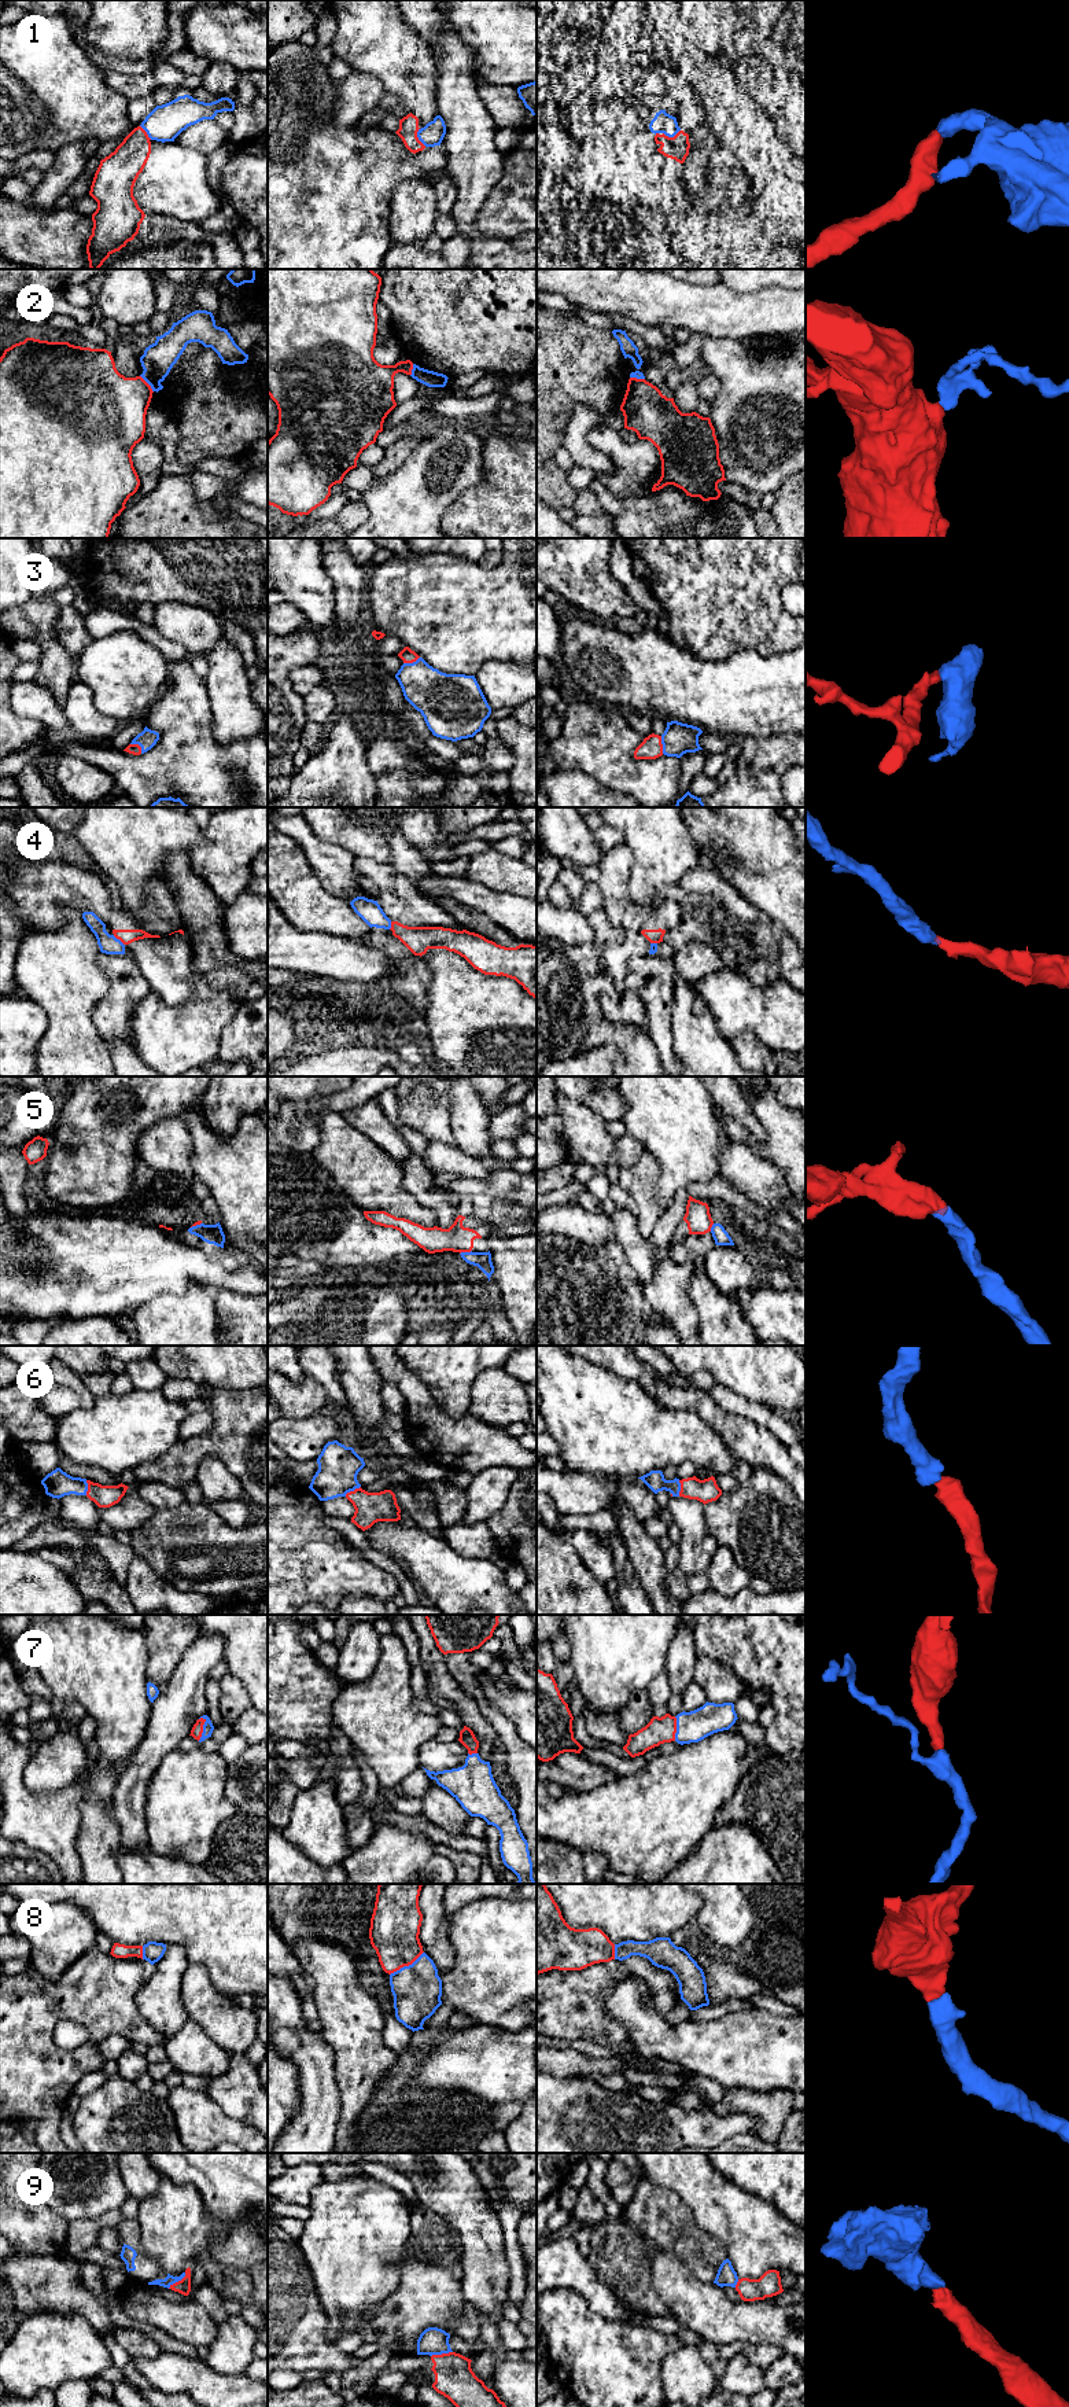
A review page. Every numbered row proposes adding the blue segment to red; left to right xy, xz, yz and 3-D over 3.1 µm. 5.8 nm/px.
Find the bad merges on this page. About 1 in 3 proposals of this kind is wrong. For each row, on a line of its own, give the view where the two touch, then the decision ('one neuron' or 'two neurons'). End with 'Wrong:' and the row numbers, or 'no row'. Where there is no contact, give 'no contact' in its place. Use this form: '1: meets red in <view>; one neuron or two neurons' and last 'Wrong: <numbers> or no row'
1: meets red in xz; one neuron
2: meets red in xy; two neurons
3: meets red in yz; one neuron
4: meets red in xy; two neurons
5: meets red in xz; two neurons
6: meets red in xz; one neuron
7: meets red in xy; one neuron
8: meets red in xz; one neuron
9: meets red in xy; one neuron
Wrong: 2, 4, 5

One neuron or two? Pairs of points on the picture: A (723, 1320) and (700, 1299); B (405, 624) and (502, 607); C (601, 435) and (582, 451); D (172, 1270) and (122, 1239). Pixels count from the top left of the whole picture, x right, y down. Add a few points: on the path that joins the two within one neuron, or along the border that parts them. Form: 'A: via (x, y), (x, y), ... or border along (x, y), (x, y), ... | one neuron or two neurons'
A: via (718, 1314), (706, 1302) | one neuron
B: via (430, 613), (478, 613) | one neuron
C: border along (597, 424), (588, 441), (614, 466) | two neurons
D: via (159, 1263), (144, 1261), (135, 1251) | one neuron

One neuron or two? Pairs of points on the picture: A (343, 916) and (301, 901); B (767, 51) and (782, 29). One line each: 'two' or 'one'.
A: one
B: one

